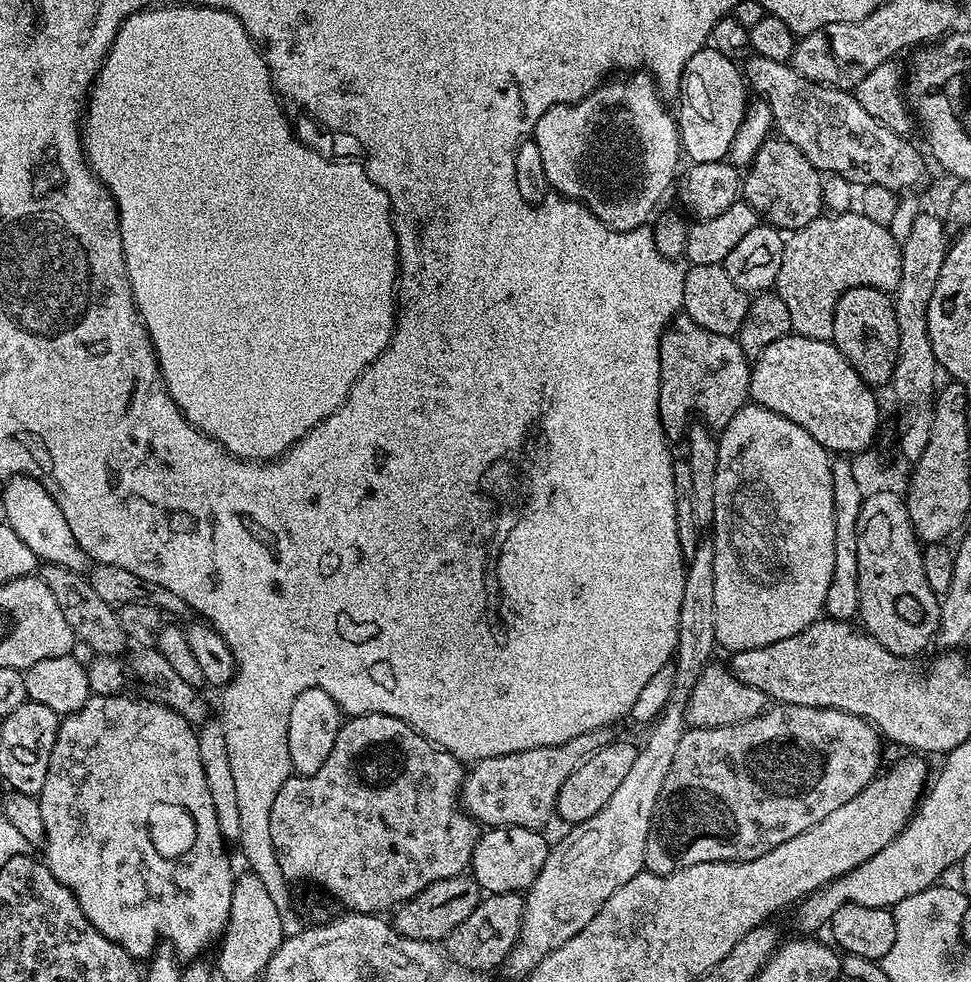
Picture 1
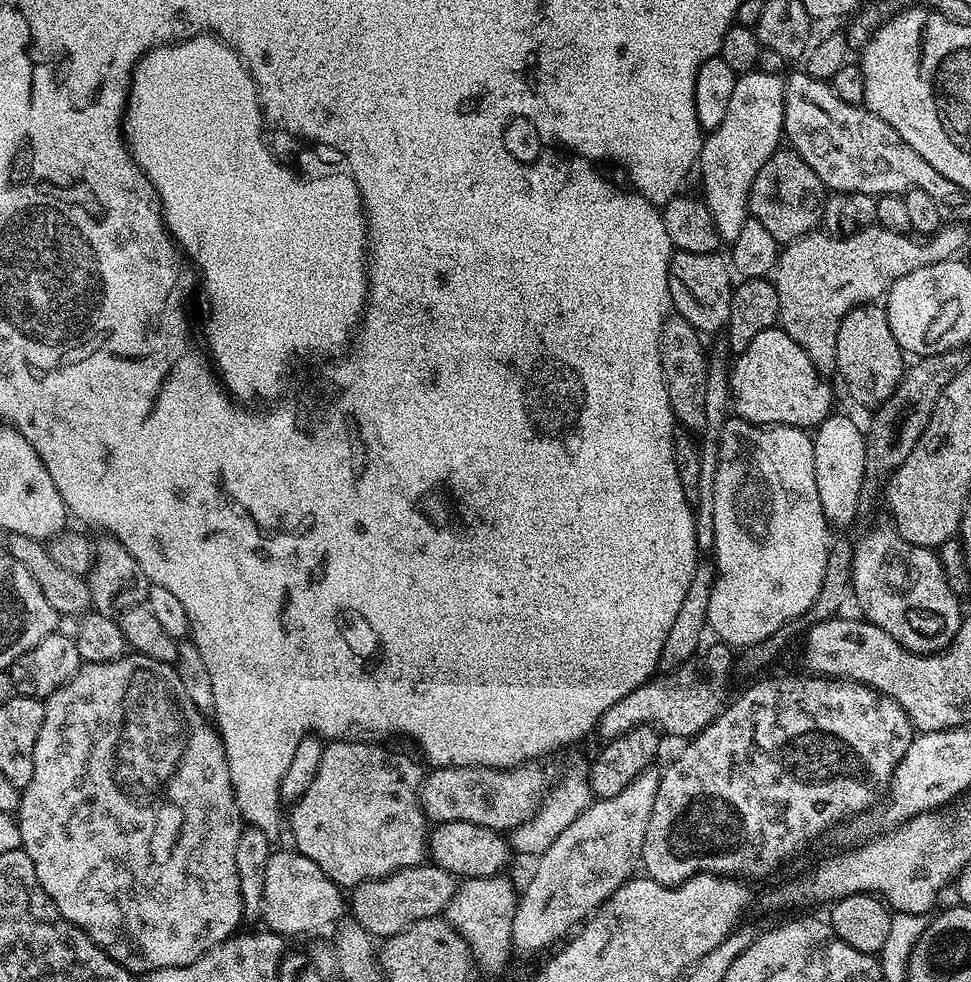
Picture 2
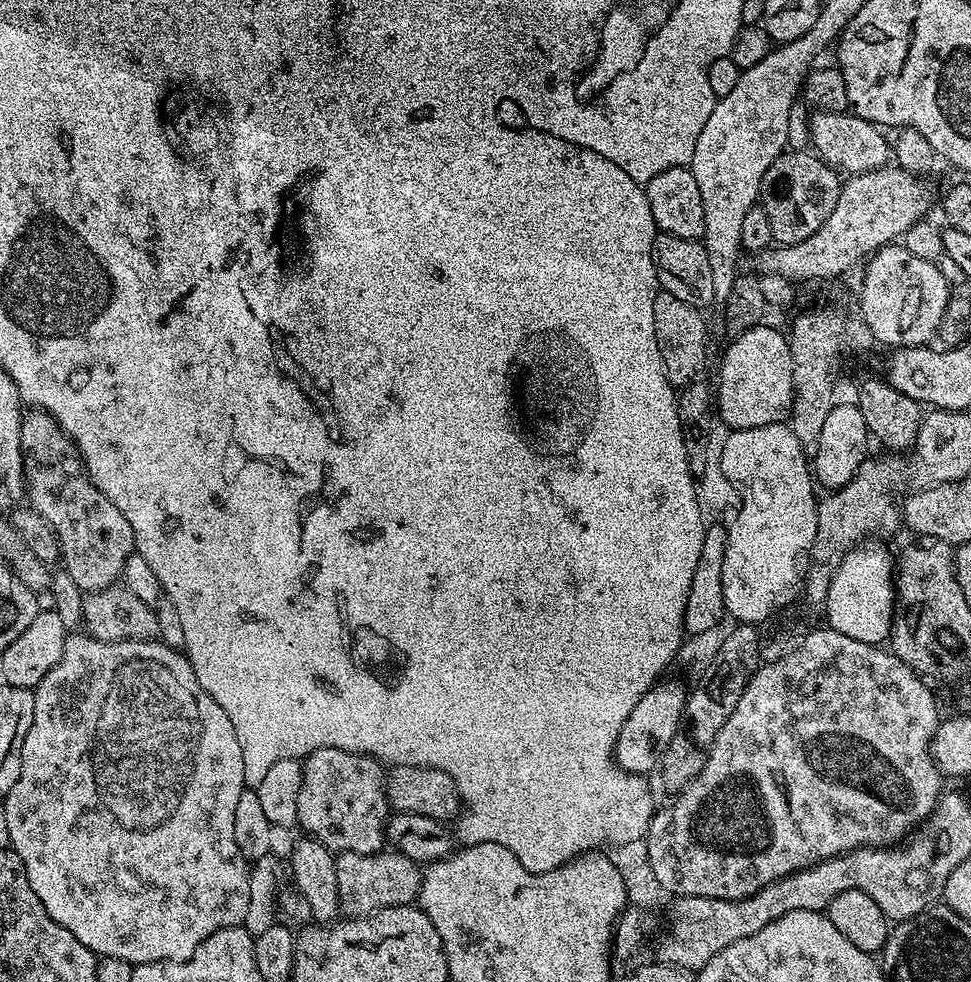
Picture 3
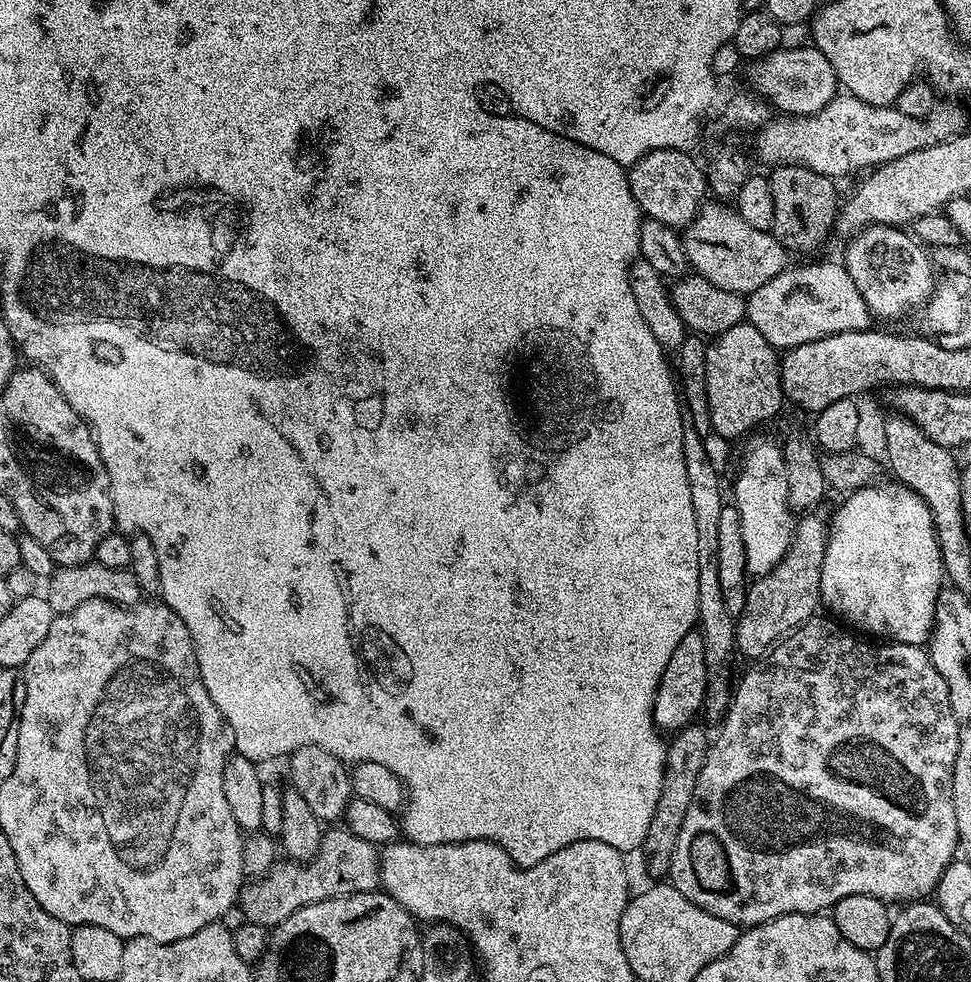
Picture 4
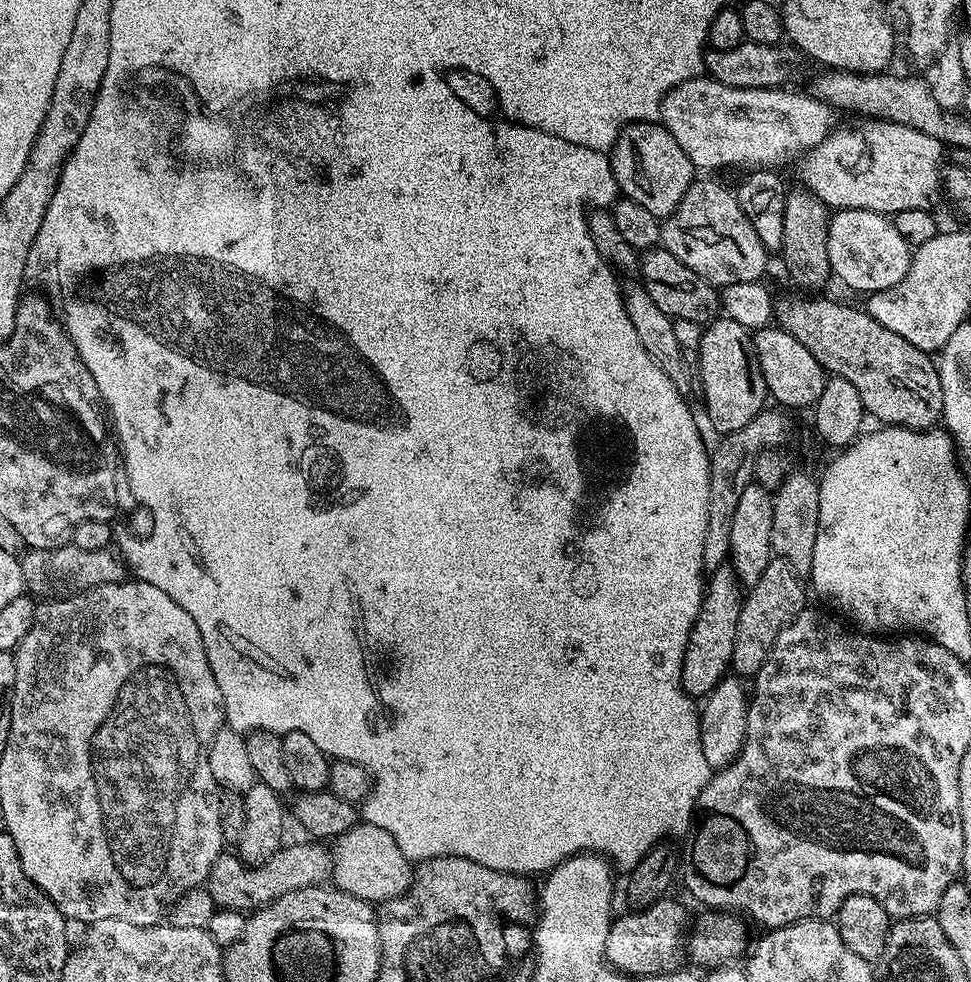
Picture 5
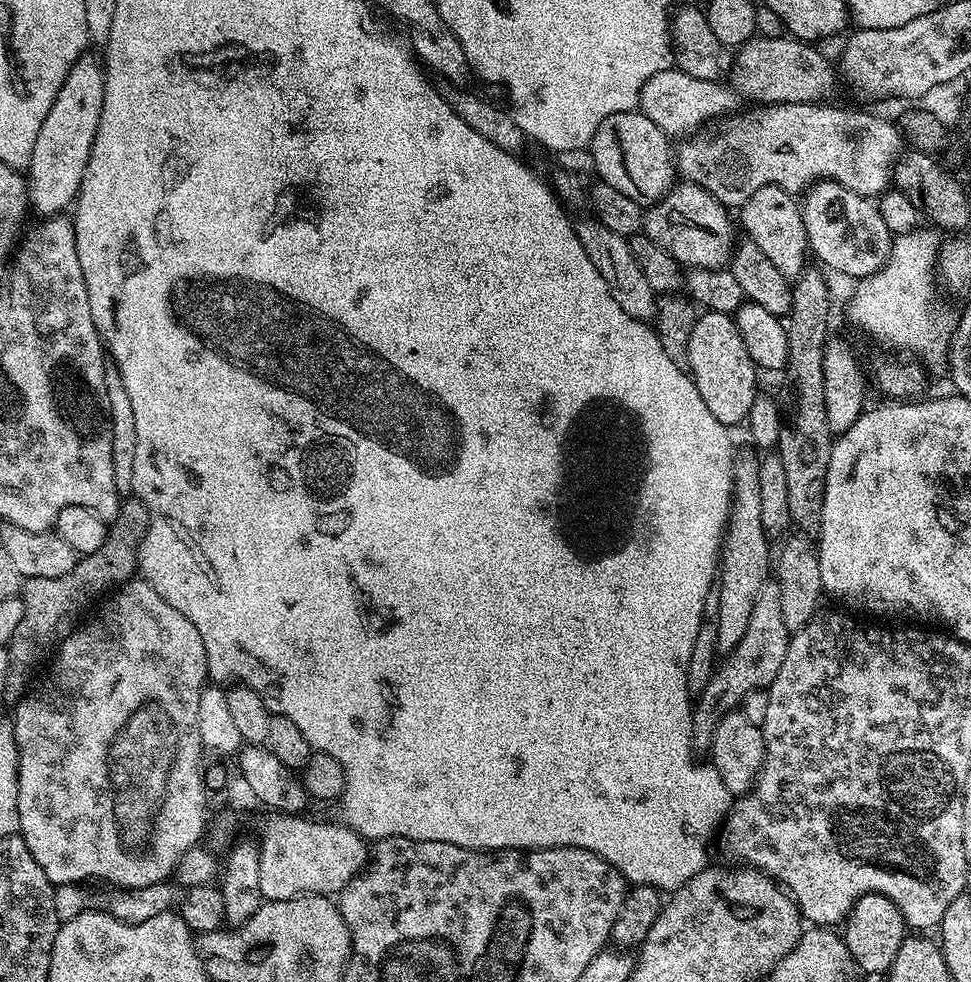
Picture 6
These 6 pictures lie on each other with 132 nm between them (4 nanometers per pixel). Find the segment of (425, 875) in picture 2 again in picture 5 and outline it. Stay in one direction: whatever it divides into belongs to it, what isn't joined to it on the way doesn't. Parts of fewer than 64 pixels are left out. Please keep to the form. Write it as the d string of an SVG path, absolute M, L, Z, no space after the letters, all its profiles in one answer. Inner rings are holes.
M285 843L269 860L254 865L245 864L236 854L220 855L206 881L208 893L210 898L214 898L217 909L251 914L258 908L273 904L278 898L282 898L282 894L323 885L332 874L331 851L323 843L308 843L312 844Z

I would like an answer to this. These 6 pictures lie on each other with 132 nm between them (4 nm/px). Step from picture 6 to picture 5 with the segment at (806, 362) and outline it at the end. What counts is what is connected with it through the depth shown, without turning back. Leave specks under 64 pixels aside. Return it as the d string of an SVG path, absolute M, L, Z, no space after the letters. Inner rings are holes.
M796 186L788 192L782 218L782 246L778 252L784 255L789 278L800 288L820 288L832 276L830 250L826 250L829 219L830 209L807 188Z

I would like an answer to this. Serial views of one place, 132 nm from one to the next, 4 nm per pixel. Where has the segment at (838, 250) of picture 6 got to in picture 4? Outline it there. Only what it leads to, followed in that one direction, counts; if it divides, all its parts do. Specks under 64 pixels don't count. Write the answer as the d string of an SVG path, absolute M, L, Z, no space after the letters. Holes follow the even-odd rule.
M869 224L847 244L842 263L873 317L896 320L915 308L923 309L934 287L934 265L929 253L903 227Z

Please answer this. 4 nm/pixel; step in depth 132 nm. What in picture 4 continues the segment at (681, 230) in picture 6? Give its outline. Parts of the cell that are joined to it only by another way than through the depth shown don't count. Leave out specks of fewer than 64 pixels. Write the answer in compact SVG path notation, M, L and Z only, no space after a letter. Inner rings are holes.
M724 202L705 203L696 213L692 223L683 229L682 239L688 263L695 275L704 276L722 290L747 294L766 286L770 278L782 274L790 264L790 253L776 241L771 232L749 226L736 212L735 207Z

